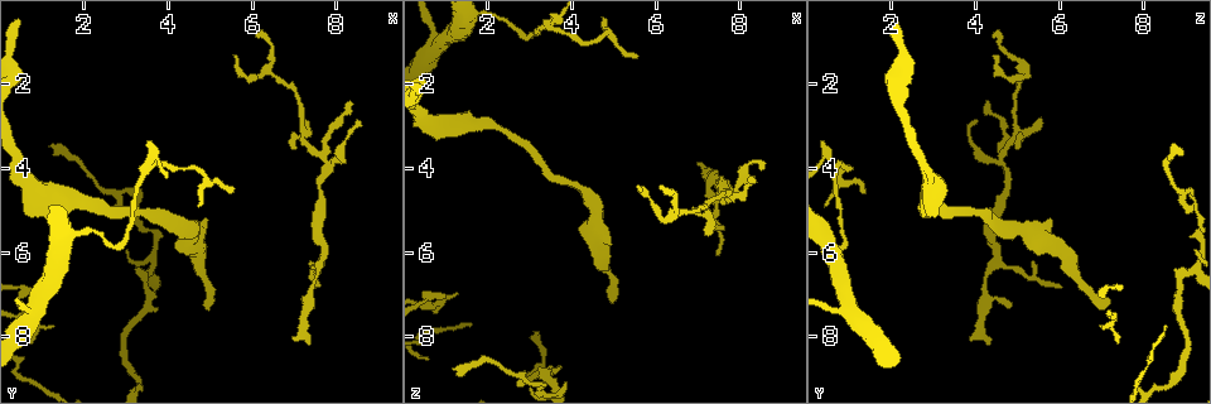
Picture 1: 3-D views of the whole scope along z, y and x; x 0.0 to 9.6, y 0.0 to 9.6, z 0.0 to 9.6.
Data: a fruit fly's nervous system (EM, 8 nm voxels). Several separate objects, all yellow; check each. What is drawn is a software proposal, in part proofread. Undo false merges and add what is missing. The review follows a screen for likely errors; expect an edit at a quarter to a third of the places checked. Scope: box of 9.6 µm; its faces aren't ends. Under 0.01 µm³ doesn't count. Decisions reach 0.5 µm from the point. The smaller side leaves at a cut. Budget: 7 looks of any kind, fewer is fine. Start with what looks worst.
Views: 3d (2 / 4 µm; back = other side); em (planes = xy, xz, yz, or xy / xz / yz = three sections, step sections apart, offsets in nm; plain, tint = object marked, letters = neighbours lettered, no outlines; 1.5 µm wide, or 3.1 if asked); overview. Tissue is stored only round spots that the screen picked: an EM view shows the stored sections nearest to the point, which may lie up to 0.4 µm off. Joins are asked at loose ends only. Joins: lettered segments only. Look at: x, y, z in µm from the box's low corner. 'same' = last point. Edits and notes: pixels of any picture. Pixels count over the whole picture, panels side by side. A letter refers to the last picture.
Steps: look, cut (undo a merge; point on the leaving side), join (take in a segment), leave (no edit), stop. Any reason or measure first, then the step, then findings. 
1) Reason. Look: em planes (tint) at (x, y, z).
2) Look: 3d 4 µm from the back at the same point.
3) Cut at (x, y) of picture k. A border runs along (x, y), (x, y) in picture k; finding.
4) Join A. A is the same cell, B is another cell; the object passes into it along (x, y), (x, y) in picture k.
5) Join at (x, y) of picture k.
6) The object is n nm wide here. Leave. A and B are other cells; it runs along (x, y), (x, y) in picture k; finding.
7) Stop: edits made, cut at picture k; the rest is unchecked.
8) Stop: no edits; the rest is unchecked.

Thick end. Look: 3d 2 µm at (4.95, 5.15, 5.80).

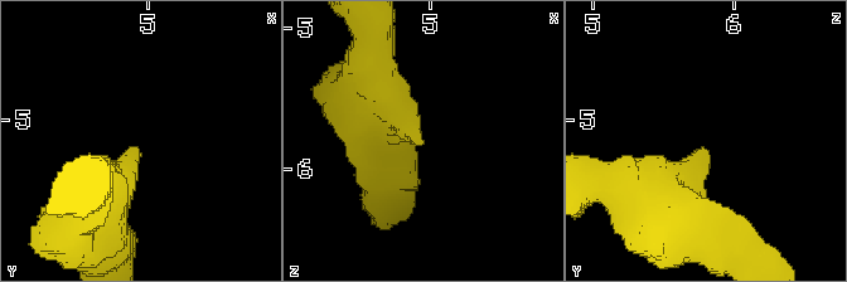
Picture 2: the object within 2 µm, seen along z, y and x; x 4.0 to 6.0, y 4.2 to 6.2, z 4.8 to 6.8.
Shape alone is not enough. Look: em planes (plain) at (4.92, 5.22, 5.78).

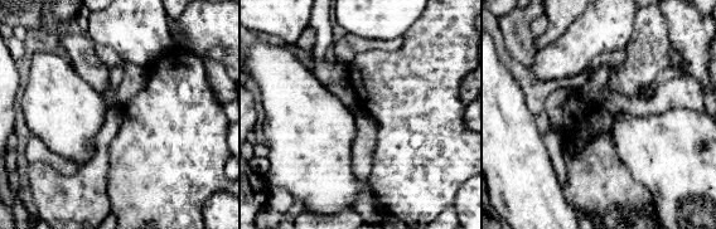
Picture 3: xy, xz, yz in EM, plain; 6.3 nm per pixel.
Look: em planes (letters) at the same point.

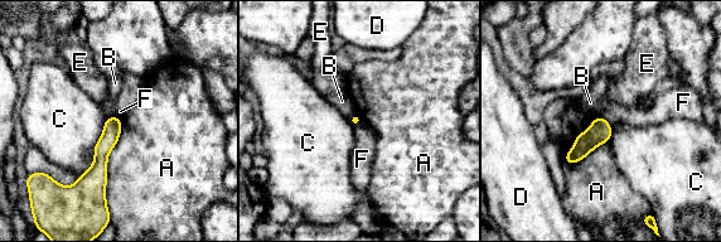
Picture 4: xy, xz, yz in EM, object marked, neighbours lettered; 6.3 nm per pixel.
The longest contact is with C, 440 nm. Leave. A, B, C, D, E and F are other cells; no lettered segment goes on from it.

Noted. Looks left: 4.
Free end. Look: 3d 4 µm at (1.20, 3.40, 8.70).

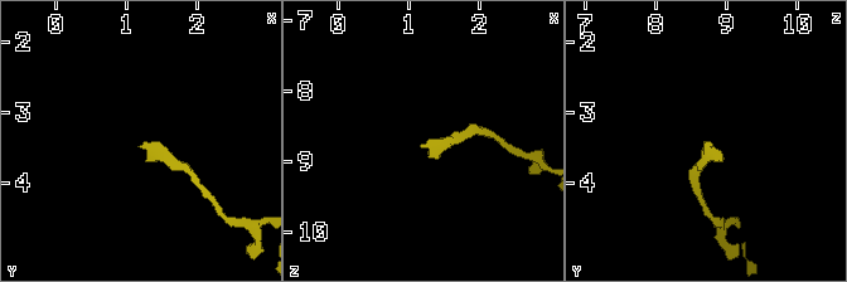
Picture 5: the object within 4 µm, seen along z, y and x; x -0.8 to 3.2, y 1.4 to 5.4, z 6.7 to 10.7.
Look: em xy step 8 (tint) at (1.25, 3.45, 8.75).

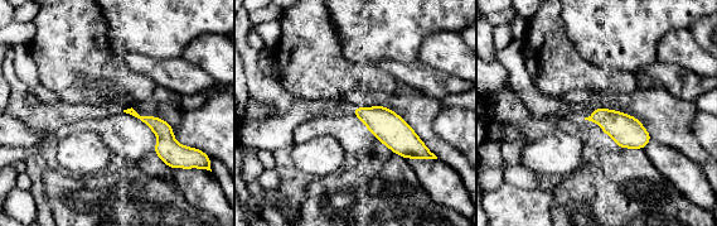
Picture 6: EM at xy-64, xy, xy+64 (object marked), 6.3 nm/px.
Look: em planes (letters) at the same point.

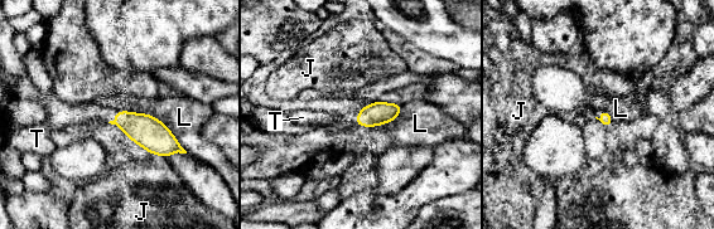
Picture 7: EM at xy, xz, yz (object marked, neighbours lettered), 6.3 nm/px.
Join T. T is the same cell, J and L are other cells; it goes on there.

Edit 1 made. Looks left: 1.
Thin end. Look: em planes (letters) at (7.50, 6.80, 6.00).

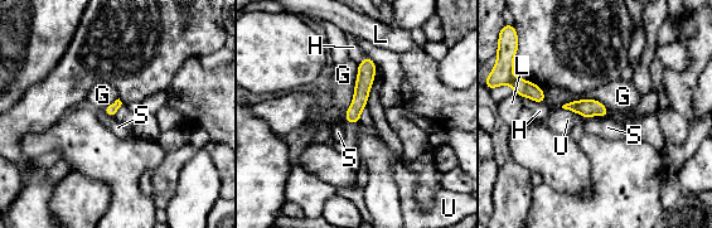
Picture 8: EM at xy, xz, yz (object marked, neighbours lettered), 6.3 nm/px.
The object is 70 nm wide here. Leave. G, H, L, S and U are other cells; a border runs along (561, 106), (597, 100), (608, 110) in picture 8; none of them fits.

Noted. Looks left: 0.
Stop: edits made, join at picture 7; the rest is unchecked.

